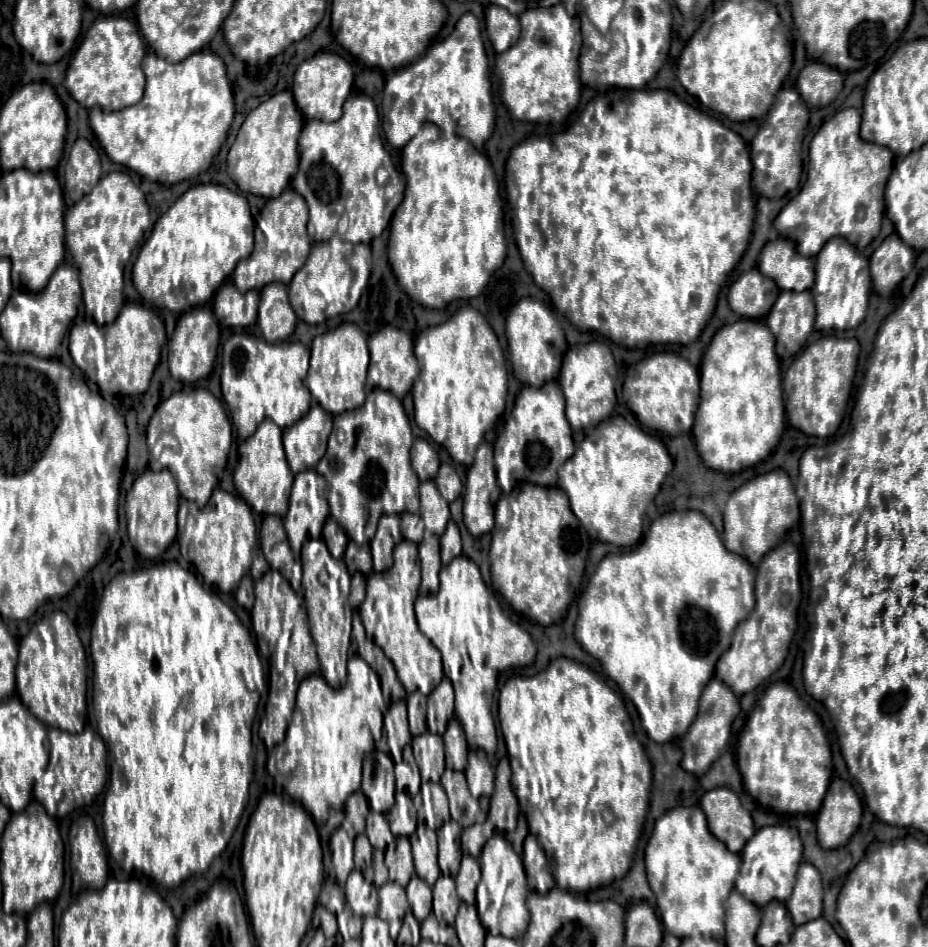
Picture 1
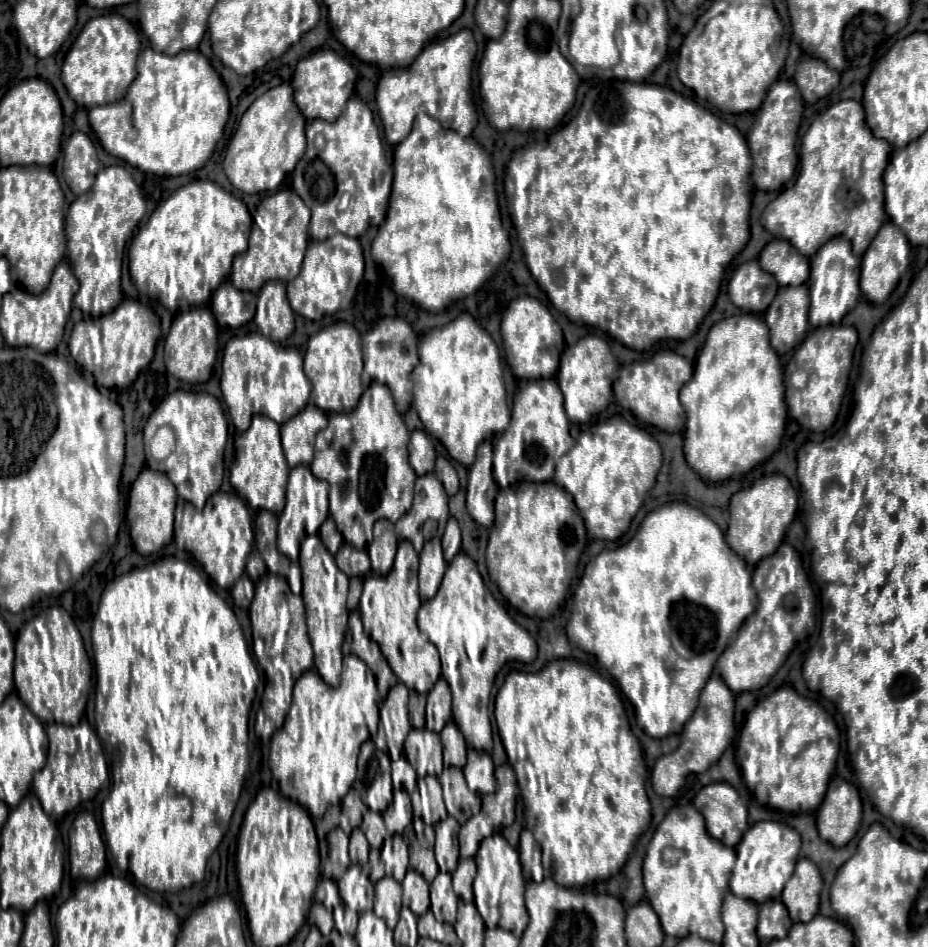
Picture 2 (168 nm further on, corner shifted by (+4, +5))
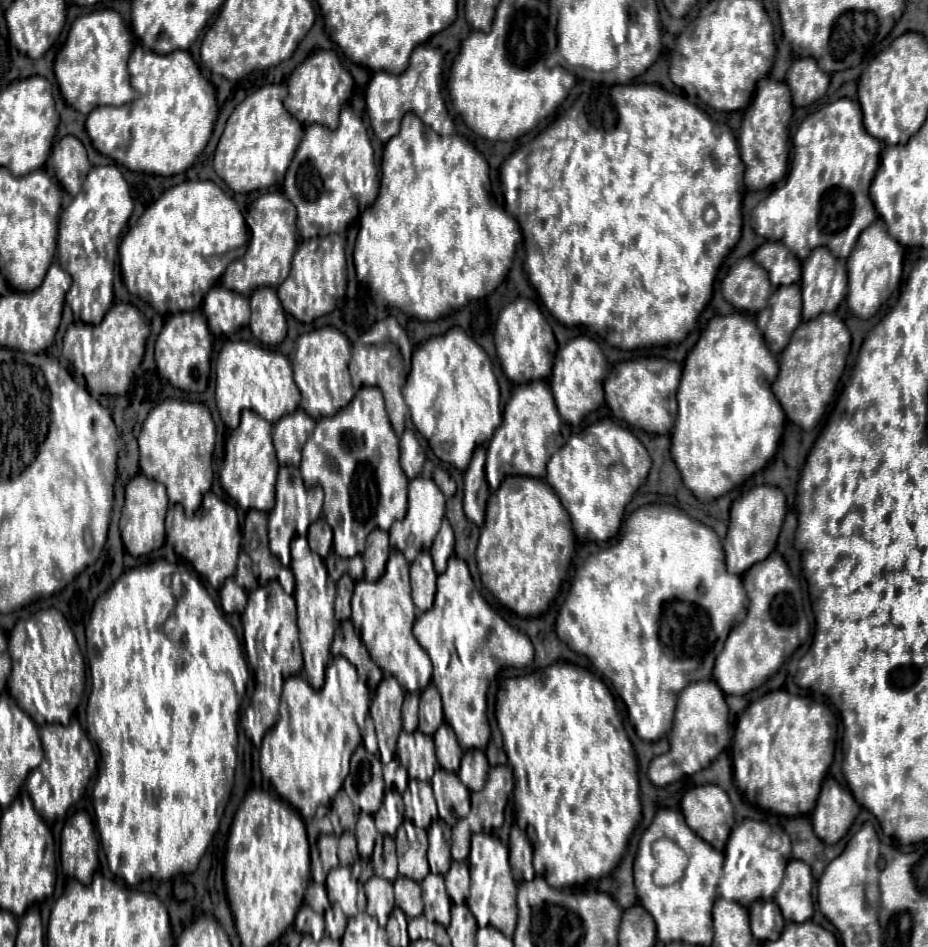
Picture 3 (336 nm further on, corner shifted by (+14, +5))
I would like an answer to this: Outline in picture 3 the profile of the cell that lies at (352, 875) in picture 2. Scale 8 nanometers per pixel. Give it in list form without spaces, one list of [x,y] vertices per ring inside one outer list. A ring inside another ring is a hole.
[[[338,866],[328,874],[326,890],[328,890],[330,902],[340,904],[340,908],[346,916],[358,914],[358,908],[356,908],[356,892],[358,892],[356,890],[356,880],[352,878],[348,866]]]

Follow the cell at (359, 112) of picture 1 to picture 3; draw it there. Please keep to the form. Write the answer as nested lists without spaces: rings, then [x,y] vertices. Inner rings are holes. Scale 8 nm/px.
[[[344,106],[340,112],[340,124],[336,130],[326,130],[326,128],[314,128],[314,124],[306,126],[302,142],[296,150],[296,156],[292,164],[288,166],[286,180],[284,180],[284,194],[294,202],[298,210],[298,232],[304,240],[316,238],[316,236],[326,236],[332,232],[346,232],[348,224],[354,222],[370,202],[378,196],[378,186],[380,186],[380,176],[378,168],[374,164],[374,150],[368,138],[368,132],[360,120],[358,114],[352,112],[350,106]]]

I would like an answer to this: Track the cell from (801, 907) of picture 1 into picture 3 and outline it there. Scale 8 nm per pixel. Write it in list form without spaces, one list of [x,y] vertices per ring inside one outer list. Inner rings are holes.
[[[788,862],[786,876],[774,900],[786,922],[806,922],[812,916],[812,872],[806,862]]]

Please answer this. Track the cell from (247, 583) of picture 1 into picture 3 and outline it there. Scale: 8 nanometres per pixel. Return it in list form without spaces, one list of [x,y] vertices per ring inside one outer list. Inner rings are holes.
[[[228,578],[220,590],[220,606],[225,614],[242,613],[247,605],[248,595],[234,578]]]

